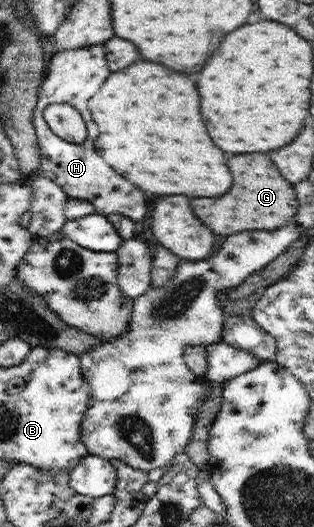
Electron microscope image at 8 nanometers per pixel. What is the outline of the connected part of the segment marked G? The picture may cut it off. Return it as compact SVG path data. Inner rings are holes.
M252 152L252 154L238 154L230 158L230 170L234 176L232 188L220 198L204 198L200 208L200 198L194 198L192 210L194 214L206 222L214 234L230 236L242 230L276 230L284 224L290 224L298 212L298 200L294 194L292 184L284 180L272 164L268 154Z

